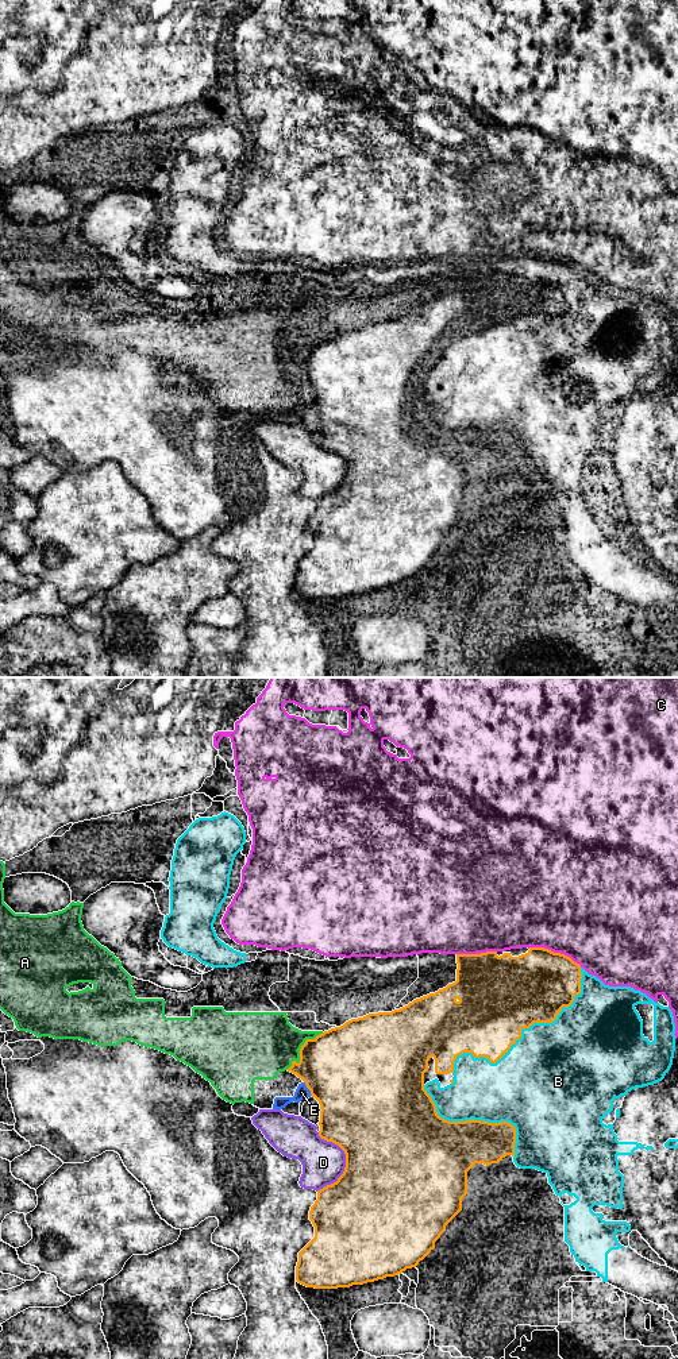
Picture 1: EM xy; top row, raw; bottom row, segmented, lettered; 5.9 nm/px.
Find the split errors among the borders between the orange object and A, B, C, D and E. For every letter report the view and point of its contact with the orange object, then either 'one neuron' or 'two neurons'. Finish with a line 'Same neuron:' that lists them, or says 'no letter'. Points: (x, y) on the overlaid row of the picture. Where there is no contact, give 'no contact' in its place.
A: meets orange in xy at (300, 1050); two neurons
B: meets orange in xy at (523, 1027); two neurons
C: meets orange in xy at (555, 953); two neurons
D: meets orange in xy at (346, 1162); two neurons
E: meets orange in xy at (307, 1087); two neurons
Same neuron: no letter

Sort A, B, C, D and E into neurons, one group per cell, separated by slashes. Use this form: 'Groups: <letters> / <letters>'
Groups: A E / B / C / D

